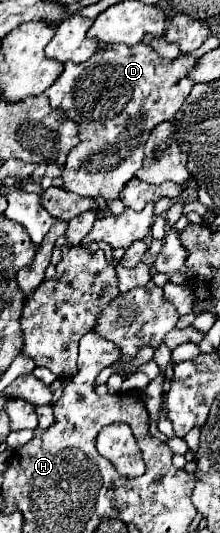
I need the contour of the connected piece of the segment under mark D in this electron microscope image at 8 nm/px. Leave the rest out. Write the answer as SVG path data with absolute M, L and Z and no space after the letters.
M143 42L125 46L125 44L109 44L101 50L97 50L87 62L75 64L75 62L65 62L65 68L61 76L51 84L51 88L45 92L51 108L63 108L67 116L75 122L79 122L79 138L81 144L75 146L67 162L63 166L63 188L87 196L93 200L113 200L119 198L119 192L123 186L135 176L135 172L143 164L143 144L159 122L171 120L173 114L181 108L185 102L189 90L193 88L193 82L187 78L187 70L197 64L195 58L191 56L179 56L175 60L159 58L155 50Z

